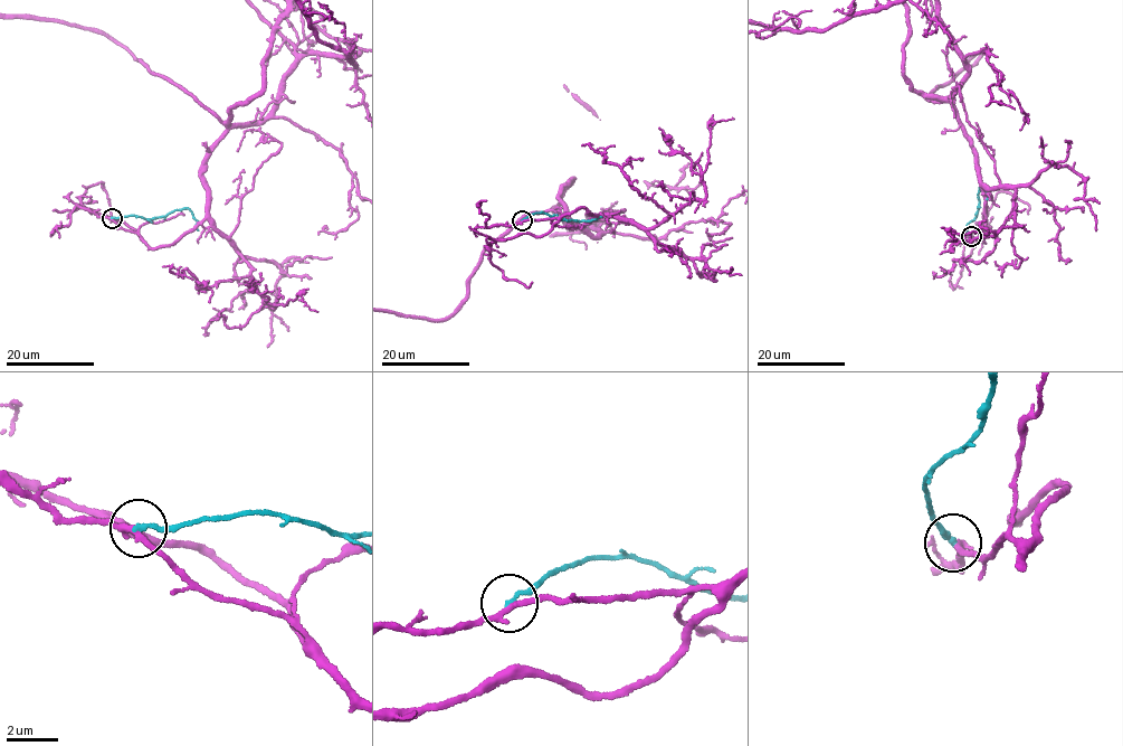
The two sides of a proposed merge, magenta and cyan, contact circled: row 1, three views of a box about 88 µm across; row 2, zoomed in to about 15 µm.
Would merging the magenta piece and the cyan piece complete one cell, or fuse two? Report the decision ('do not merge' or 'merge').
do not merge

